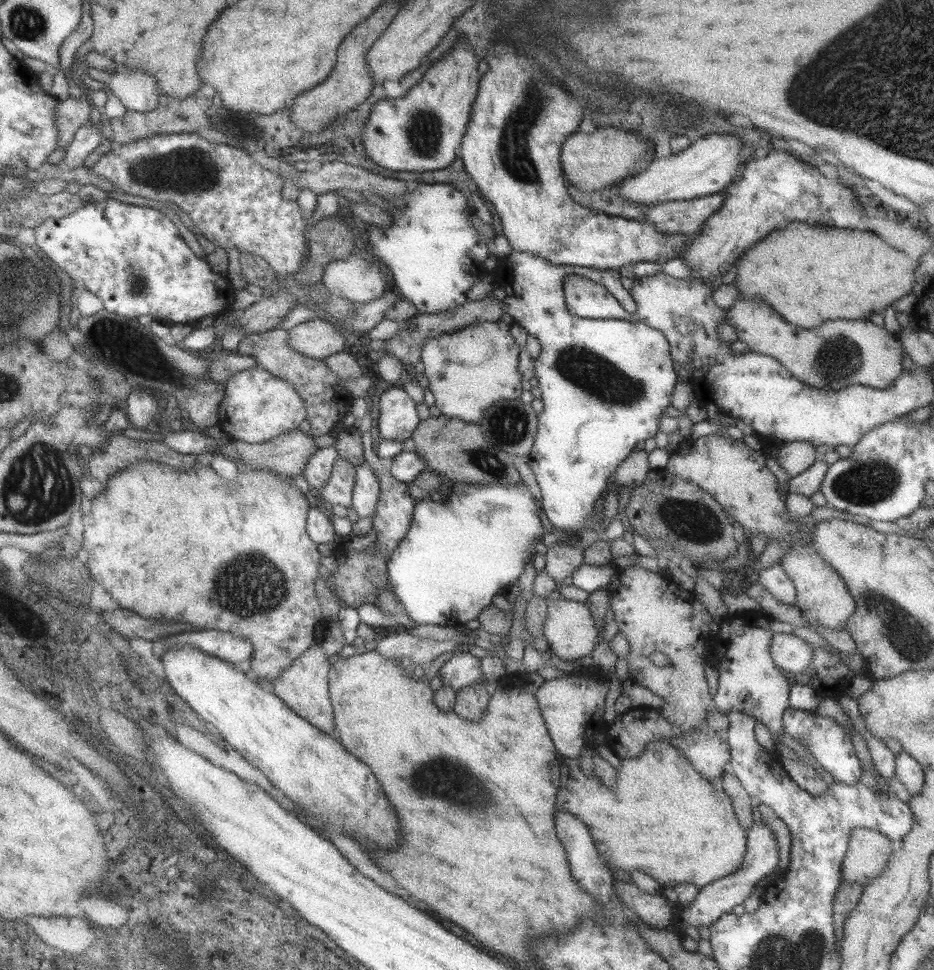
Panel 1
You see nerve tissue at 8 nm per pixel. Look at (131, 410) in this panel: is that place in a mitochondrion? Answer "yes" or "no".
no

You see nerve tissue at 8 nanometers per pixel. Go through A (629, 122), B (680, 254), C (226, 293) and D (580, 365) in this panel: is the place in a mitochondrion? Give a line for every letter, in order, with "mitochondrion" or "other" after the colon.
A: other
B: other
C: other
D: mitochondrion

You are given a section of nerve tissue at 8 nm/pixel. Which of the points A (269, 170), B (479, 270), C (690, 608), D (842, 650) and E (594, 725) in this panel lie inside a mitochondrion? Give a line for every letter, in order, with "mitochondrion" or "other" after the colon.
A: other
B: other
C: other
D: other
E: other

